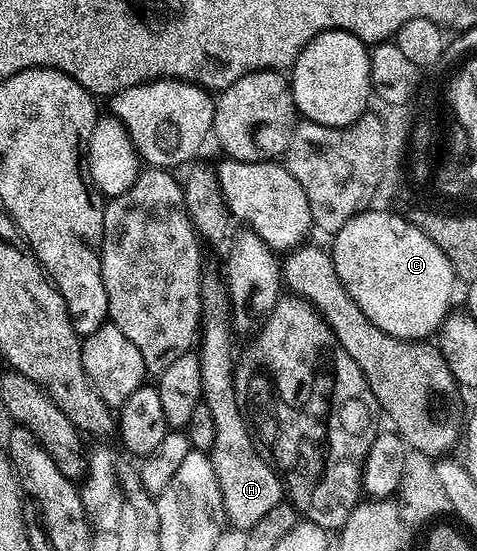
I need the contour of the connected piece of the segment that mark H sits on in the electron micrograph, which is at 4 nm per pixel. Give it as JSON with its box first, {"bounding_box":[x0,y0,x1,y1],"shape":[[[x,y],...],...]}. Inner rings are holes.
{"bounding_box":[197,270,285,533],"shape":[[[204,270],[201,275],[201,338],[197,343],[197,354],[203,390],[201,402],[209,405],[214,422],[215,434],[209,454],[221,489],[226,522],[230,526],[232,523],[240,533],[246,533],[269,509],[284,502],[285,492],[282,479],[259,454],[243,419],[241,400],[235,392],[237,351],[231,348],[231,317],[233,310],[226,282],[213,272]]]}

